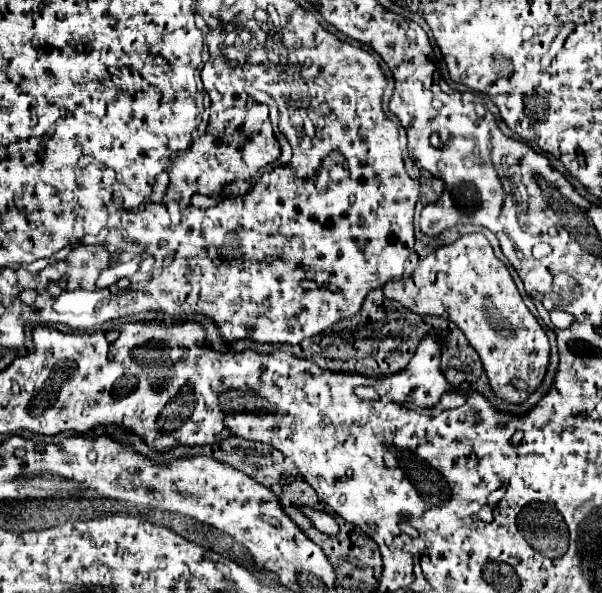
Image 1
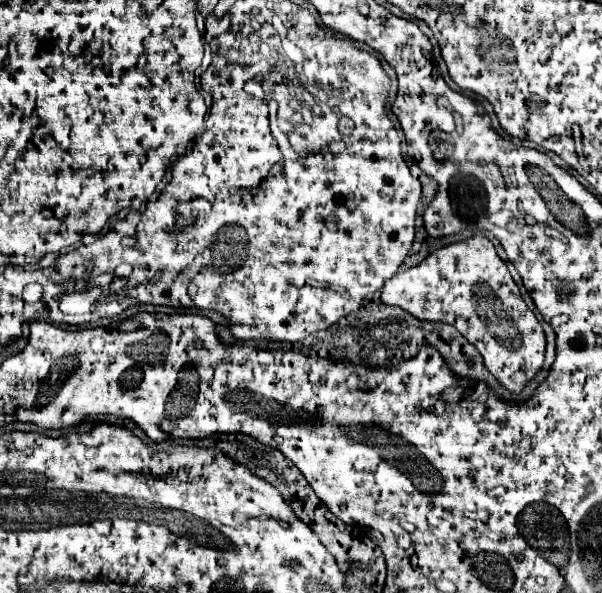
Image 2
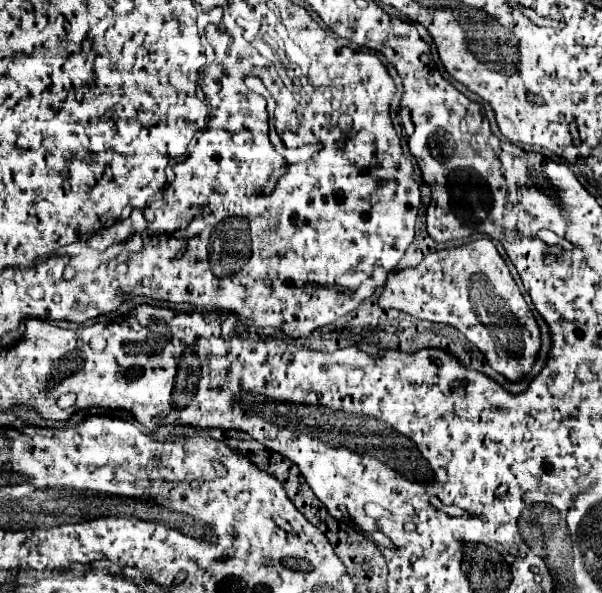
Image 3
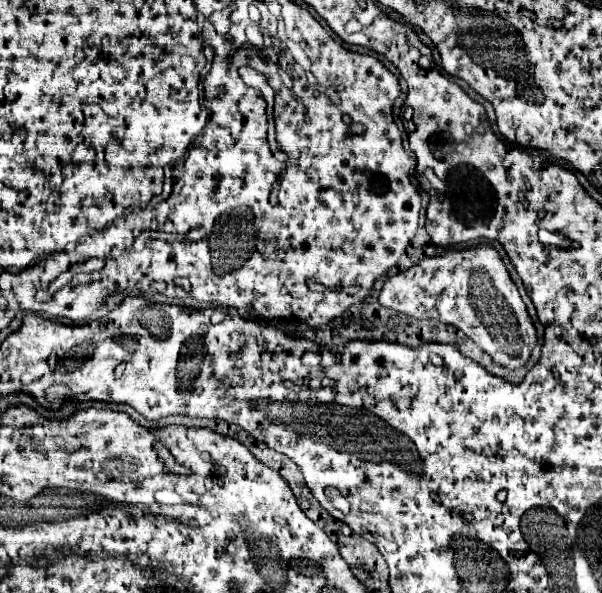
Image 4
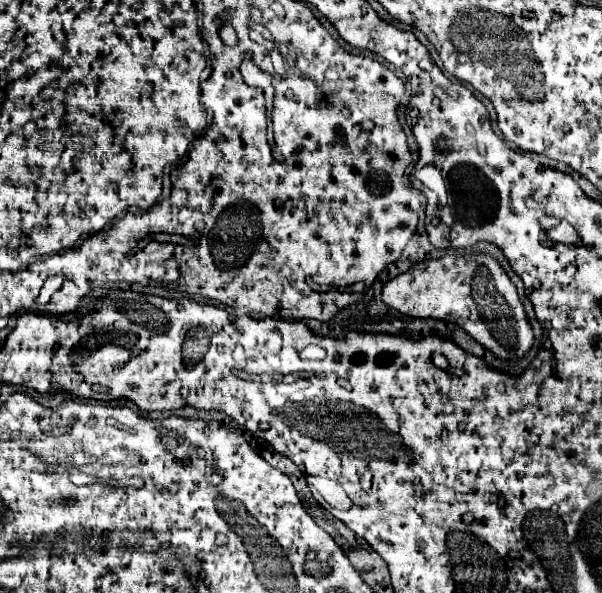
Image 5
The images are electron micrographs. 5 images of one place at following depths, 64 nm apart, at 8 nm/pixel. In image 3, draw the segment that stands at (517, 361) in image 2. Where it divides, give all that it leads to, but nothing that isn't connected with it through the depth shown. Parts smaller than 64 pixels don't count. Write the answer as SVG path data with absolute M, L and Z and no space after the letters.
M474 240L458 248L432 252L418 266L390 274L378 298L378 304L382 308L402 310L418 320L442 322L454 326L486 356L488 364L494 370L498 370L512 382L520 380L524 374L532 370L536 354L540 350L540 330L532 316L532 310L524 302L514 278L510 276L506 262L502 260L502 256L498 254L498 250L490 240Z

